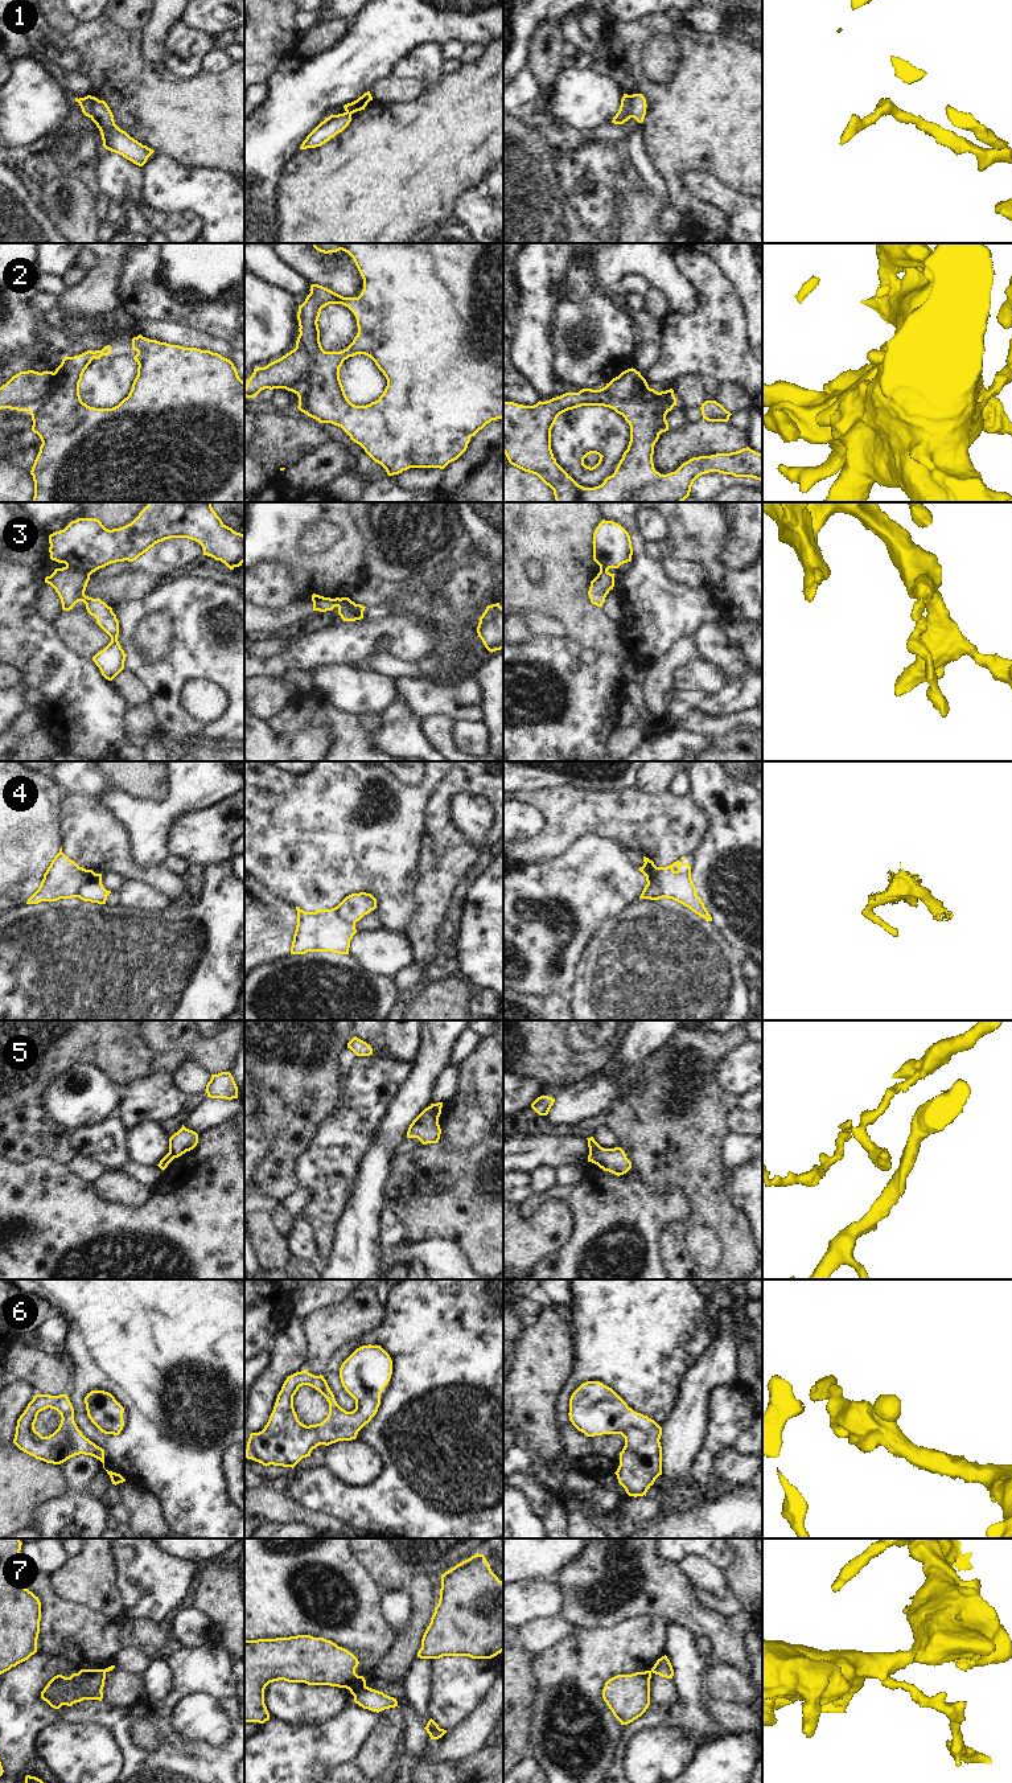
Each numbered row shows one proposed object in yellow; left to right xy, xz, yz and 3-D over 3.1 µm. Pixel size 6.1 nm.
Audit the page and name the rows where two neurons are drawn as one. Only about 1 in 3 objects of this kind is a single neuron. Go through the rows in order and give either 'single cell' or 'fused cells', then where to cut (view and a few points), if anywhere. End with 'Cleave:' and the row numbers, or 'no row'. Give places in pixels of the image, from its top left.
1: fused cells; cut xy (89, 95), (91, 116)
2: fused cells; cut xz (303, 346), (312, 361), (312, 369), (296, 393)
3: fused cells; cut xy (66, 566), (79, 570), (89, 576)
4: fused cells; cut xy (101, 875), (89, 879), (79, 888), (77, 896)
5: fused cells; cut xz (430, 1106), (437, 1118)
6: single cell; cut none
7: fused cells; cut xz (365, 1685), (353, 1695)
Cleave: 1, 2, 3, 4, 5, 7

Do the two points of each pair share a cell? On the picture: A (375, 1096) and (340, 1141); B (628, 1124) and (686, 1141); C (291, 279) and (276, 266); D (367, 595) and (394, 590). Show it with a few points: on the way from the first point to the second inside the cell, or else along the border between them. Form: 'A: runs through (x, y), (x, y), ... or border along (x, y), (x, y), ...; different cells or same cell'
A: runs through (365, 1106), (346, 1130); same cell
B: runs through (642, 1124), (669, 1124), (671, 1126); same cell
C: runs through (287, 276), (280, 270); same cell
D: runs through (374, 591), (387, 590); same cell

